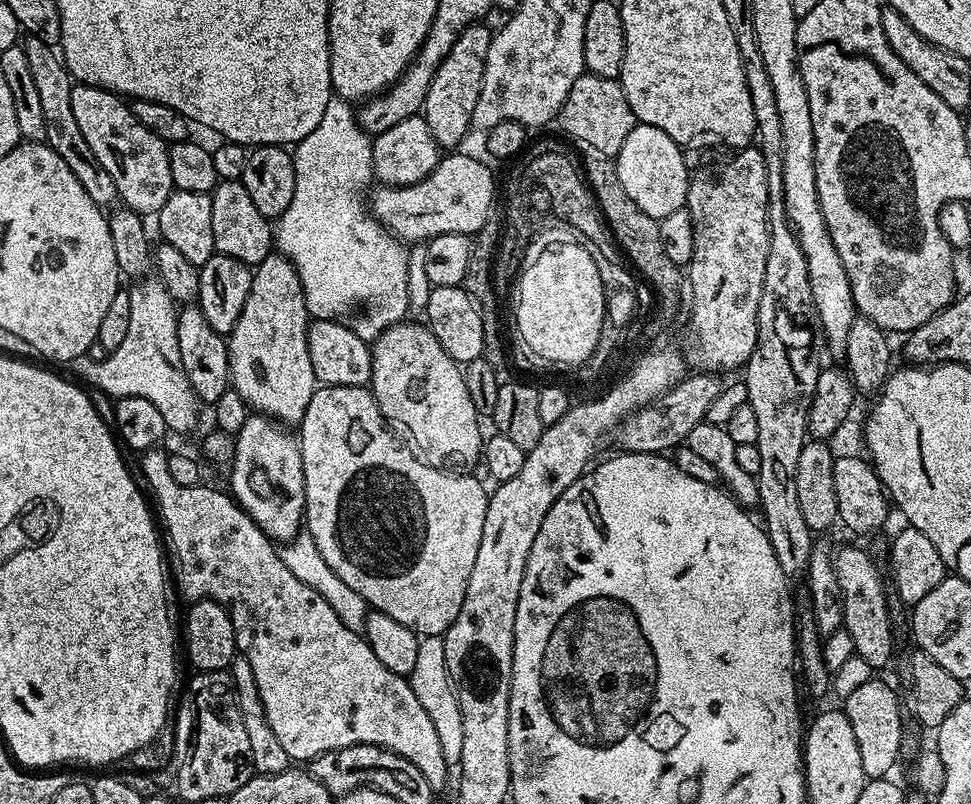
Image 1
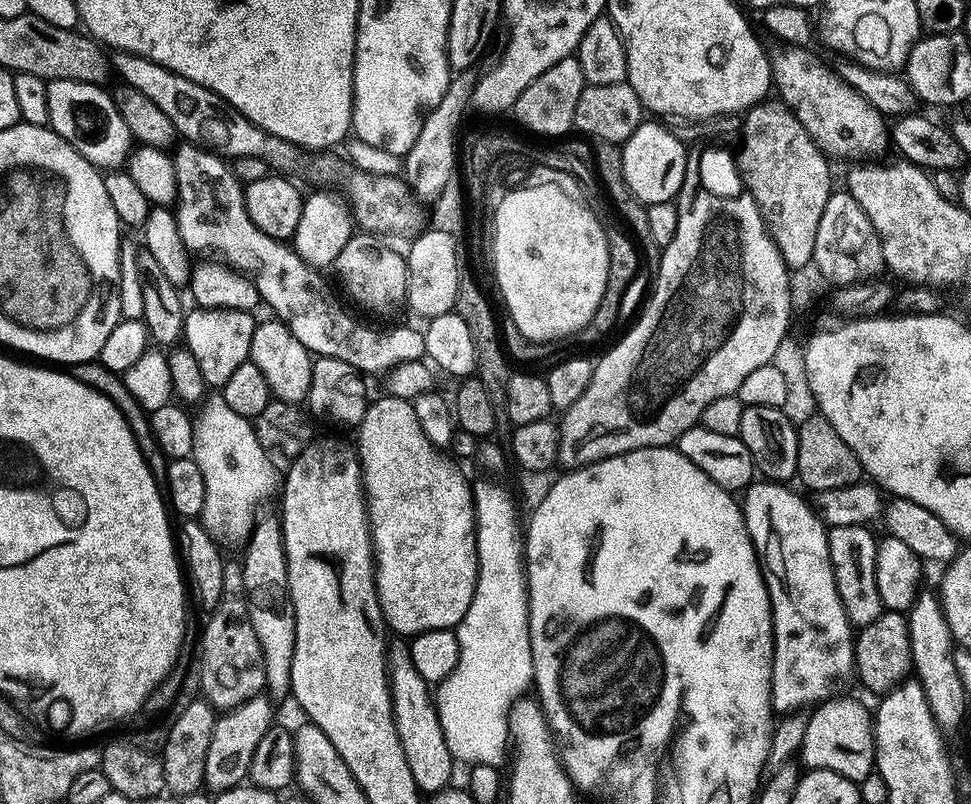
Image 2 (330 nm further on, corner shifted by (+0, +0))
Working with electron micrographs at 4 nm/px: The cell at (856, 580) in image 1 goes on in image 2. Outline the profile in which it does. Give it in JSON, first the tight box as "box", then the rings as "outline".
{"box":[828,524,886,630],"outline":[[[863,524],[828,528],[828,549],[834,570],[834,582],[838,586],[838,598],[842,602],[842,610],[846,610],[849,624],[856,630],[865,628],[886,611],[882,598],[878,594],[876,577],[878,540],[877,537],[872,537],[872,530],[871,527]]]}

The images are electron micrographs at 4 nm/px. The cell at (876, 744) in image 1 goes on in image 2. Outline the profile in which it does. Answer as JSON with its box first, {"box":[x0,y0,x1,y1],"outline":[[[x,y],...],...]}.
{"box":[798,698,876,782],"outline":[[[828,698],[808,717],[806,738],[802,738],[798,756],[809,769],[825,768],[842,774],[853,782],[865,780],[876,763],[876,730],[874,716],[864,704],[856,700]]]}

